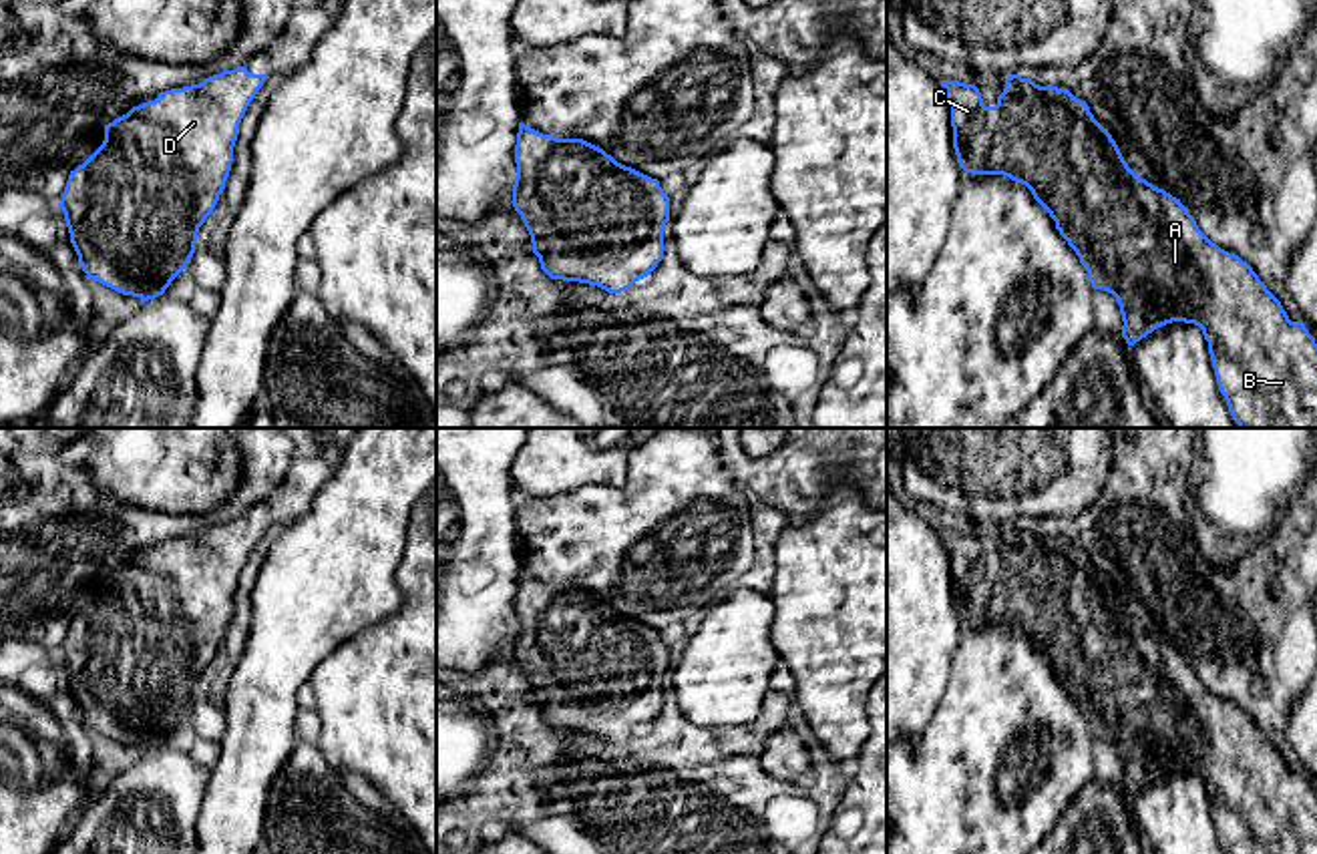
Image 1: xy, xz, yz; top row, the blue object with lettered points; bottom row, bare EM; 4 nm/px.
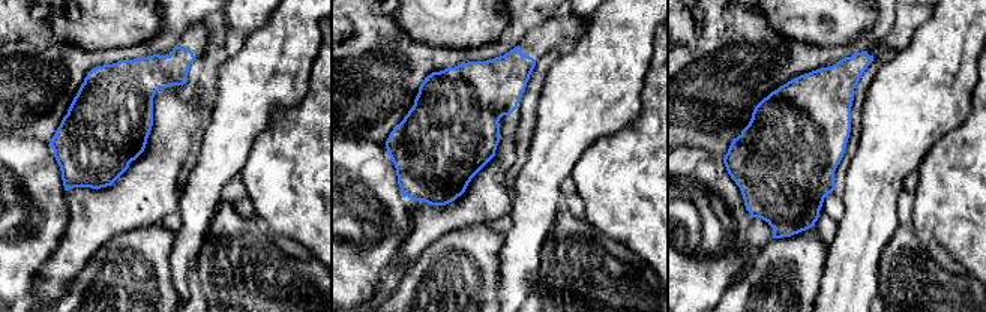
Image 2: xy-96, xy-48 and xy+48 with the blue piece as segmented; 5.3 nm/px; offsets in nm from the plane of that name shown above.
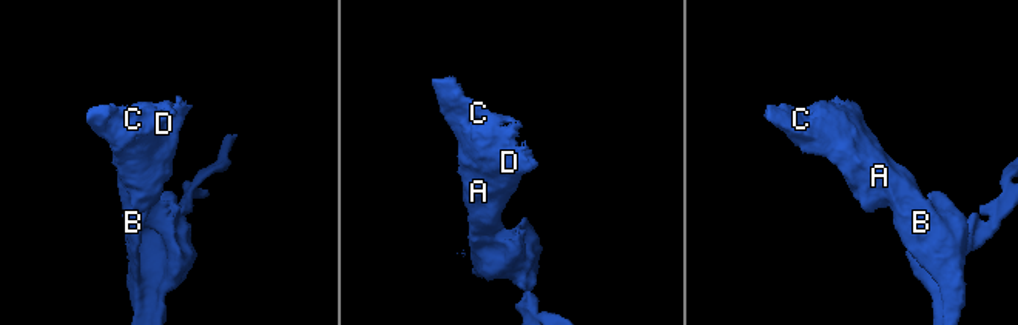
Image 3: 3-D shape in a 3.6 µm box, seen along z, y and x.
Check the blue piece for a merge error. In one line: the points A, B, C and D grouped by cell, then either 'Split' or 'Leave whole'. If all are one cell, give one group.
Groups: A B C D. Leave whole

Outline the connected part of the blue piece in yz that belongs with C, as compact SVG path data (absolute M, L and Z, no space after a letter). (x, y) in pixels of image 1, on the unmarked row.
M1019 524L1005 528L995 557L983 555L975 535L941 530L941 537L951 557L953 599L959 617L971 625L1003 625L1031 641L1080 707L1092 737L1116 748L1124 772L1122 788L1128 796L1166 774L1194 774L1208 792L1216 834L1227 854L1317 854L1317 794L1305 774L1291 772L1253 717L1212 693L1180 649L1128 617L1116 591L1094 569L1086 551L1066 539L1040 537Z

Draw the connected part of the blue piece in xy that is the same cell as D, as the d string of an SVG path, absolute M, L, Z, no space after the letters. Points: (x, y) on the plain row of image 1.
M237 516L199 535L165 541L155 551L133 557L127 565L105 575L103 595L70 621L58 653L86 729L145 754L163 745L171 731L187 719L195 703L199 677L213 663L225 639L239 573L267 528Z

